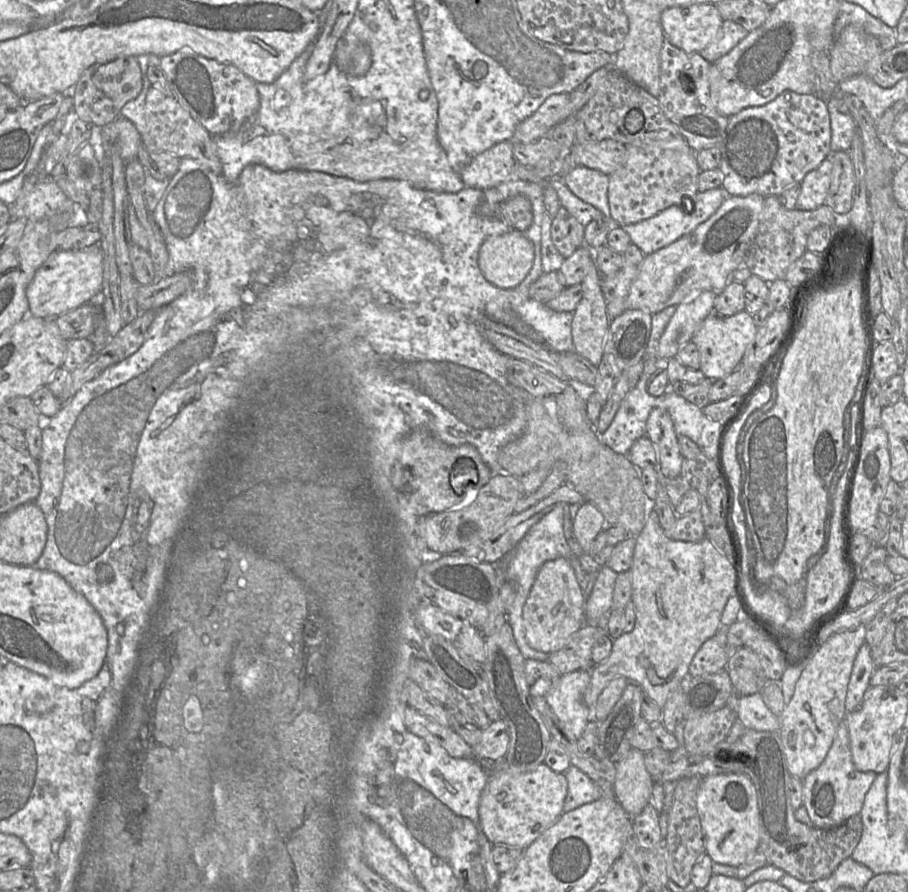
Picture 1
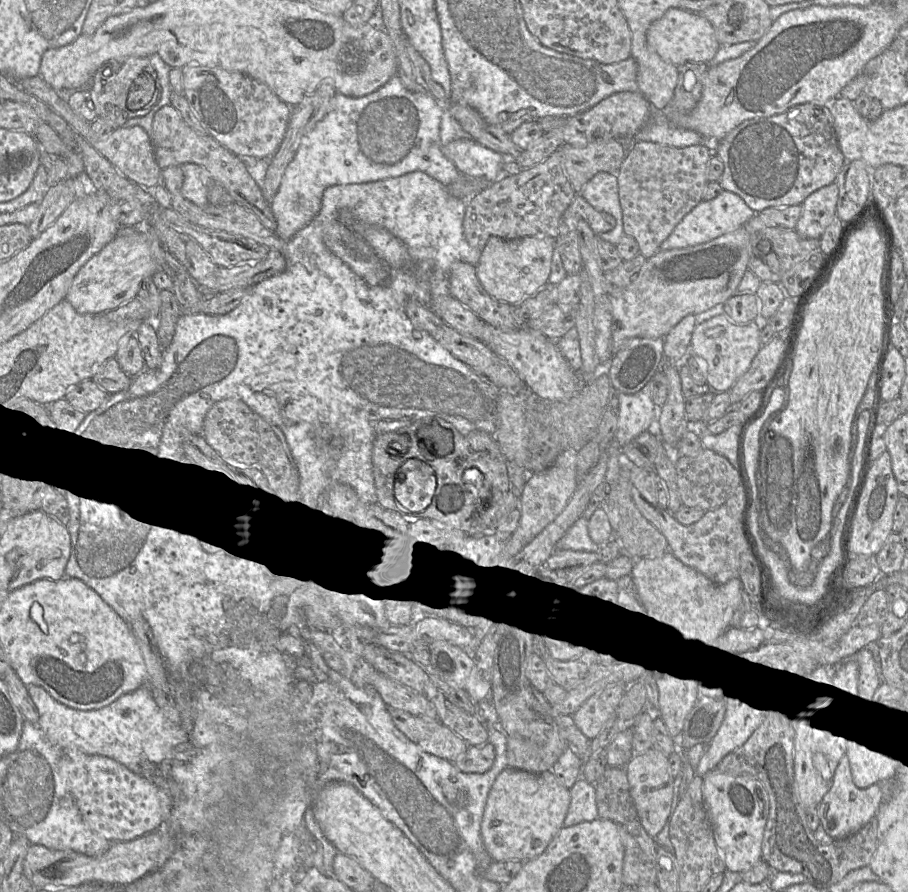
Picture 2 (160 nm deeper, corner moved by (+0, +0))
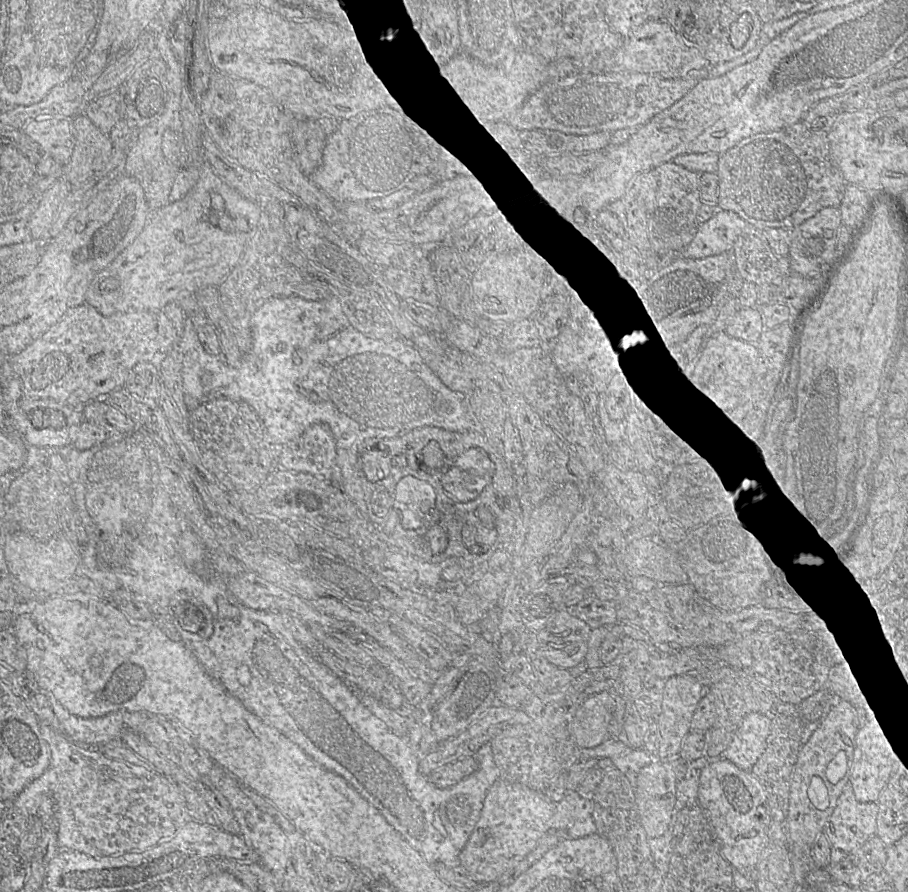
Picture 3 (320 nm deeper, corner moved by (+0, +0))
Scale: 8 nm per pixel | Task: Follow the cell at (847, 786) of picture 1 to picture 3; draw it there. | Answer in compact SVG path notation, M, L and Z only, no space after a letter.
M848 782L823 831L832 846L846 853L852 852L877 835L878 809L877 802L859 802Z

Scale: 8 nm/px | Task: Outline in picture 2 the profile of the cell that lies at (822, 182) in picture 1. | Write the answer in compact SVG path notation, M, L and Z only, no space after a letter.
M831 183L810 194L802 204L795 230L803 238L820 239L836 214L838 185Z

